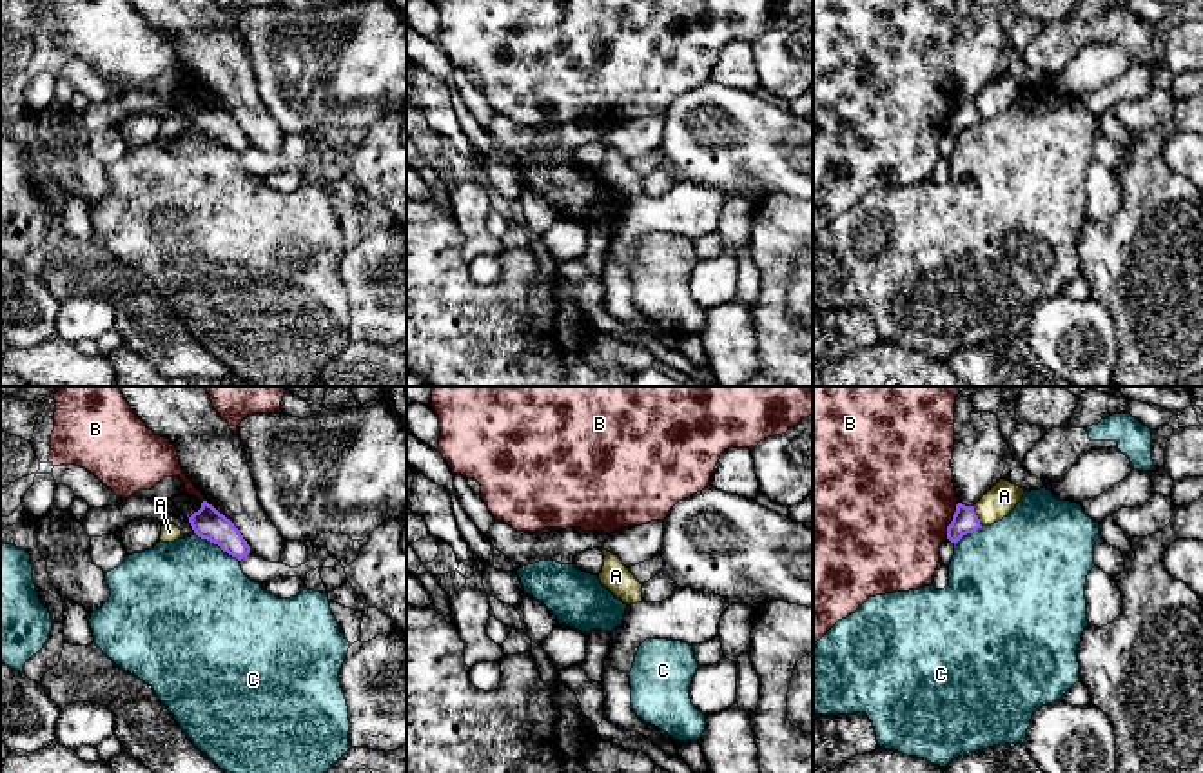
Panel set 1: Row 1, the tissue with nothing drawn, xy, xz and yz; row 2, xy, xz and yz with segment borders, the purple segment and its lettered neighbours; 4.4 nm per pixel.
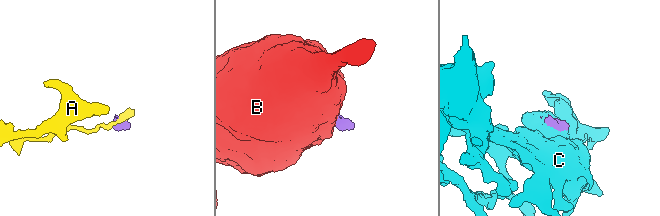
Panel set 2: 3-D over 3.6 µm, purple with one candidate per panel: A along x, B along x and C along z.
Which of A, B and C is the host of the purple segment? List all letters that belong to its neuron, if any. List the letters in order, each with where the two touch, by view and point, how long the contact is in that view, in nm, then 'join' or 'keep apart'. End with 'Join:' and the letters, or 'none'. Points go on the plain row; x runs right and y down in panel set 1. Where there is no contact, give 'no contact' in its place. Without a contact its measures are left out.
A: meets purple in yz at (977, 109); contact 100 nm long; keep apart
B: meets purple in yz at (951, 115); contact 170 nm long; keep apart
C: meets purple in xy at (216, 136); contact 240 nm long; keep apart
Join: none

